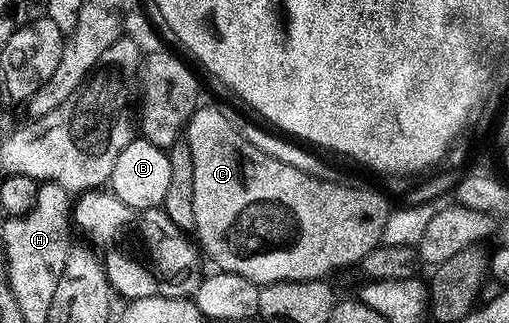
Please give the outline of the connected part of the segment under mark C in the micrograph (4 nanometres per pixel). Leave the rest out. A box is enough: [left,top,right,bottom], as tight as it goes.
[183,107,391,286]

